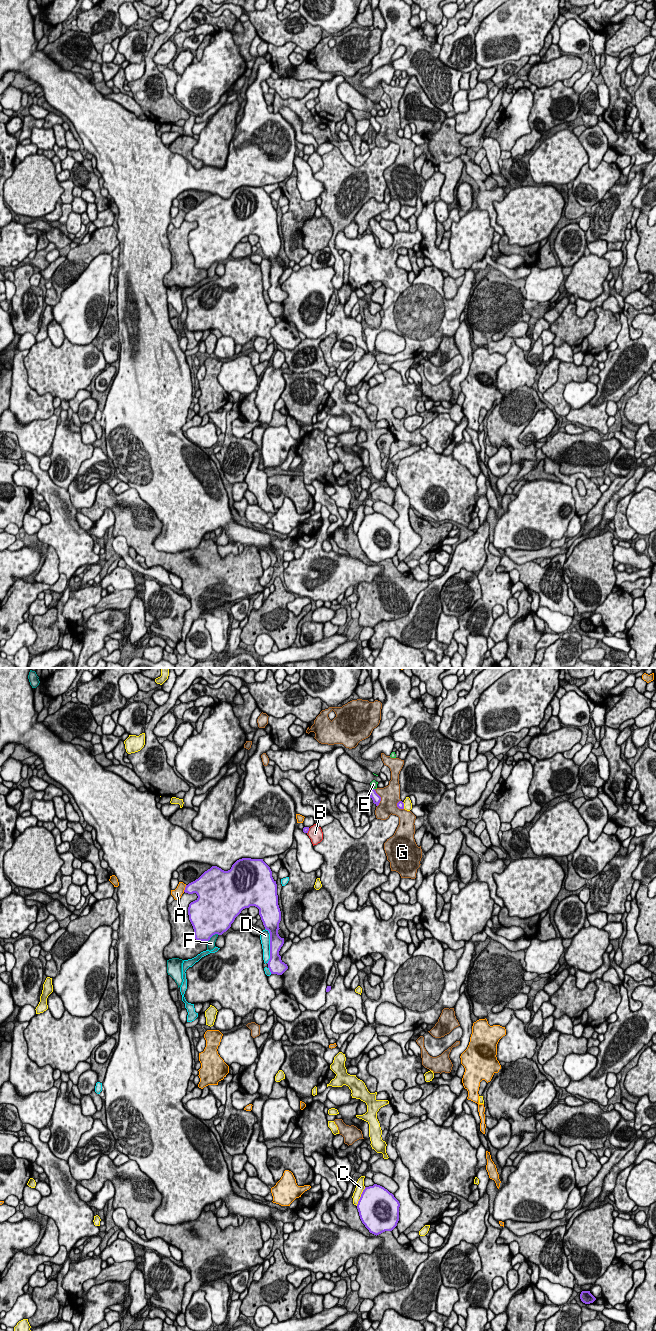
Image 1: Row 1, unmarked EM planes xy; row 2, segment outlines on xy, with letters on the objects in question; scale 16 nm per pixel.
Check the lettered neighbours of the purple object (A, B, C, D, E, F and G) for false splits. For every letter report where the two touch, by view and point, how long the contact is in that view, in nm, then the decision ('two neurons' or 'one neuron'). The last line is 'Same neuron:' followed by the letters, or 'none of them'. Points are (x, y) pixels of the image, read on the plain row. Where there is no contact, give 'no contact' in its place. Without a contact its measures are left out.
A: meets purple in xy at (185, 216); contact 120 nm long; two neurons
B: meets purple in xy at (308, 158); contact 100 nm long; two neurons
C: meets purple in xy at (361, 524); contact 340 nm long; two neurons
D: meets purple in xy at (270, 274); contact 600 nm long; two neurons
E: meets purple in xy at (372, 116); contact 60 nm long; two neurons
F: meets purple in xy at (212, 263); contact 240 nm long; two neurons
G: meets purple in xy at (380, 126); contact 300 nm long; two neurons
Same neuron: none of them

